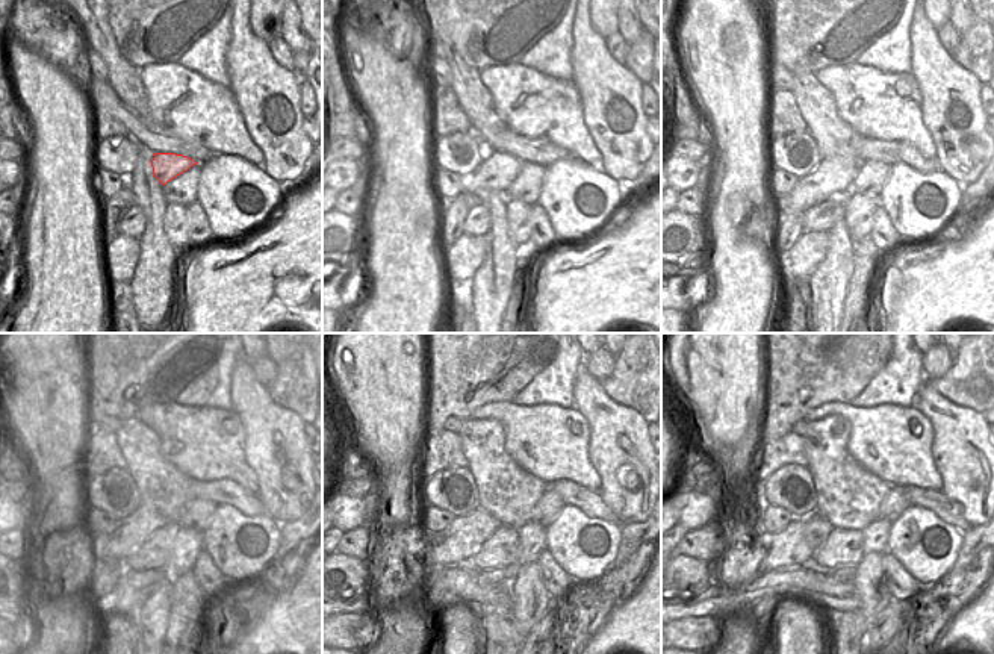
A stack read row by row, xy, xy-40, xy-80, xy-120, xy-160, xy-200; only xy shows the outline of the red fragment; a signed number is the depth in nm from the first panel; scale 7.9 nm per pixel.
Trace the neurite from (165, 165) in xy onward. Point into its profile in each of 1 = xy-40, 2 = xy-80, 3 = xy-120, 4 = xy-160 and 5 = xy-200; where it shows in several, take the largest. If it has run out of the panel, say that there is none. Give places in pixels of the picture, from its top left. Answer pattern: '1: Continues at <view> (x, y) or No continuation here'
1: Continues at xy-40 (496, 171)
2: Continues at xy-80 (834, 173)
3: Continues at xy-120 (127, 533)
4: Continues at xy-160 (462, 539)
5: Continues at xy-200 (799, 541)

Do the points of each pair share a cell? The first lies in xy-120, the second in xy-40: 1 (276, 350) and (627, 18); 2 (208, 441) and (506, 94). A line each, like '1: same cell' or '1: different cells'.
1: same cell
2: same cell

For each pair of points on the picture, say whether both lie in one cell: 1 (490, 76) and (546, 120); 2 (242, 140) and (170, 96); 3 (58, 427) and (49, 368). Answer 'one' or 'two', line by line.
1: one
2: one
3: one

